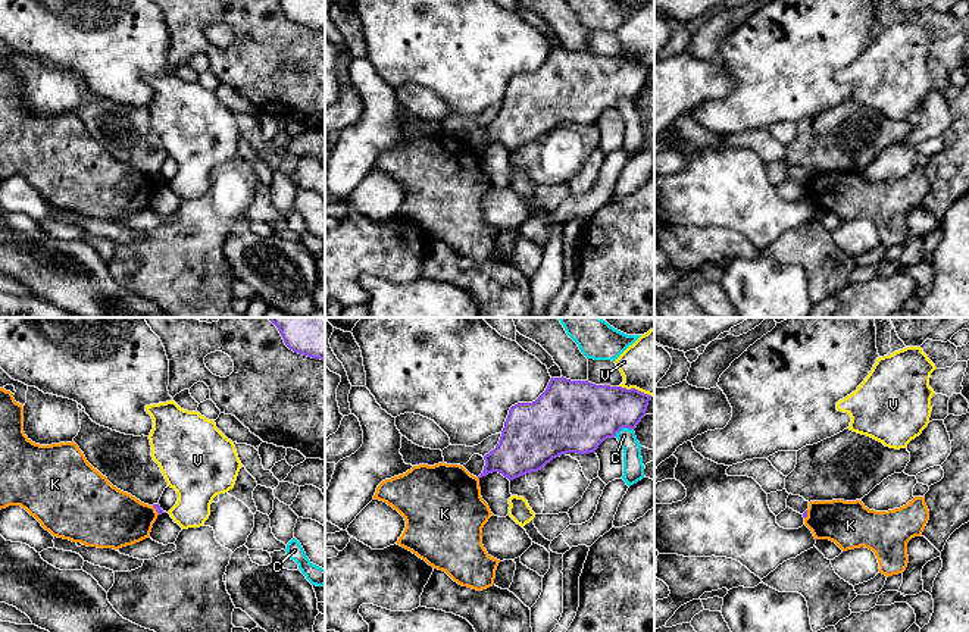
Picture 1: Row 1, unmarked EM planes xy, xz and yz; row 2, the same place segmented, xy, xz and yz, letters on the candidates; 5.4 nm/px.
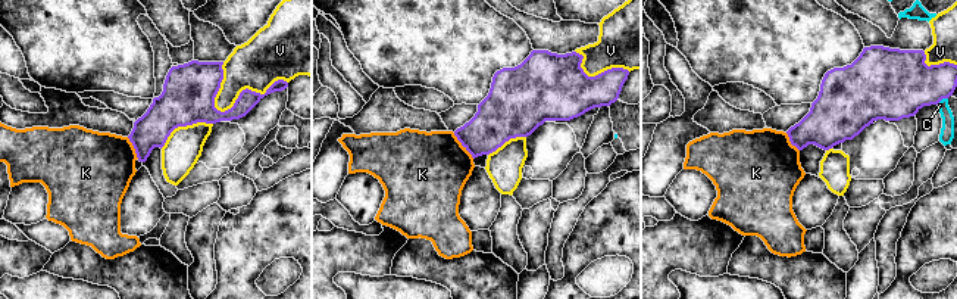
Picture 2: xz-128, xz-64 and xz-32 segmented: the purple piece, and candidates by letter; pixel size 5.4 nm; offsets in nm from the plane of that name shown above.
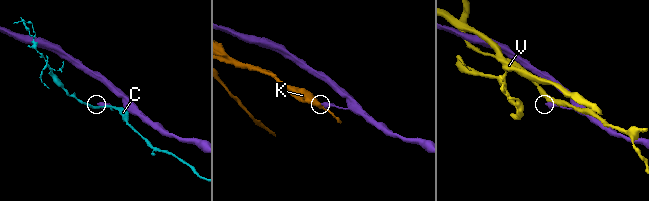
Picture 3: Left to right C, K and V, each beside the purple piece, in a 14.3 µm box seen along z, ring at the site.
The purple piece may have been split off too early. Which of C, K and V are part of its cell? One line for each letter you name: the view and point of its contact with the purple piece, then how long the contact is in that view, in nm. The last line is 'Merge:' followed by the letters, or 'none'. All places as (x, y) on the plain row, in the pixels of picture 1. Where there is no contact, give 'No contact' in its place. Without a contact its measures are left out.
Merge: none

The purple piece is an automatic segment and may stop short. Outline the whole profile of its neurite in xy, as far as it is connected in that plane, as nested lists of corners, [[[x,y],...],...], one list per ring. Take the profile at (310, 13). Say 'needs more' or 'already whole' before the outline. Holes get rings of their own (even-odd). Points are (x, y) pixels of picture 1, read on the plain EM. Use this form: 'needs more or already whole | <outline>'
already whole | [[[278,0],[294,24],[325,31],[325,0]]]

